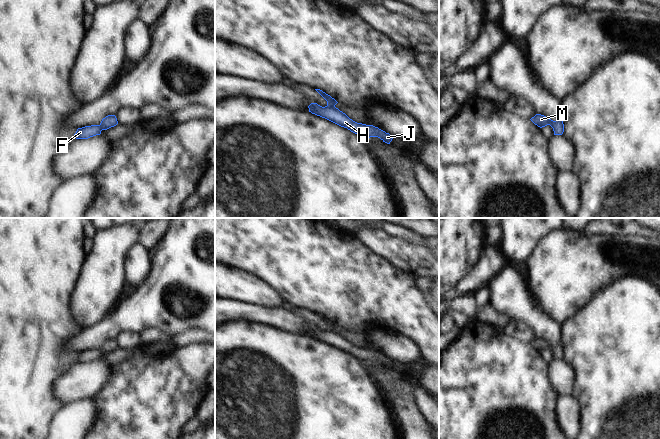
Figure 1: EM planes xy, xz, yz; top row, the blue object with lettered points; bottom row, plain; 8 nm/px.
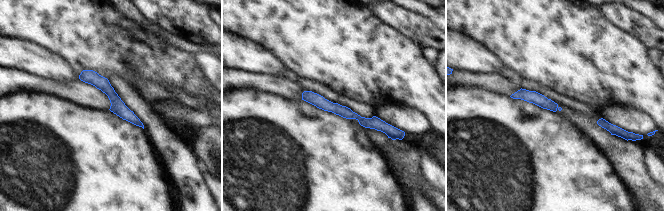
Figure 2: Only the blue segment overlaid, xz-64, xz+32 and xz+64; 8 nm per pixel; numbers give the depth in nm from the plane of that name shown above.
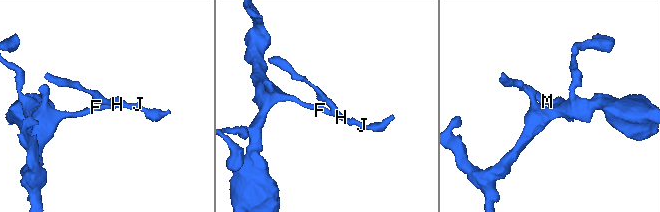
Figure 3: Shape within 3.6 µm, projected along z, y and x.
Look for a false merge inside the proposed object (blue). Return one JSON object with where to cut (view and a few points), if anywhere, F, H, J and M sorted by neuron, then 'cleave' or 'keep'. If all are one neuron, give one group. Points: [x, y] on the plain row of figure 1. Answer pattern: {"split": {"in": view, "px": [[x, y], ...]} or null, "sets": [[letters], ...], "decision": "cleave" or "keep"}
{"split": null, "sets": [["F", "H", "J", "M"]], "decision": "keep"}

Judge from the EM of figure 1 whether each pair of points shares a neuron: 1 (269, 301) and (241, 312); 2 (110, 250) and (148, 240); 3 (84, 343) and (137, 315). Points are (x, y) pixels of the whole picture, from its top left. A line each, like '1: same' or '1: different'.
1: different
2: different
3: same

